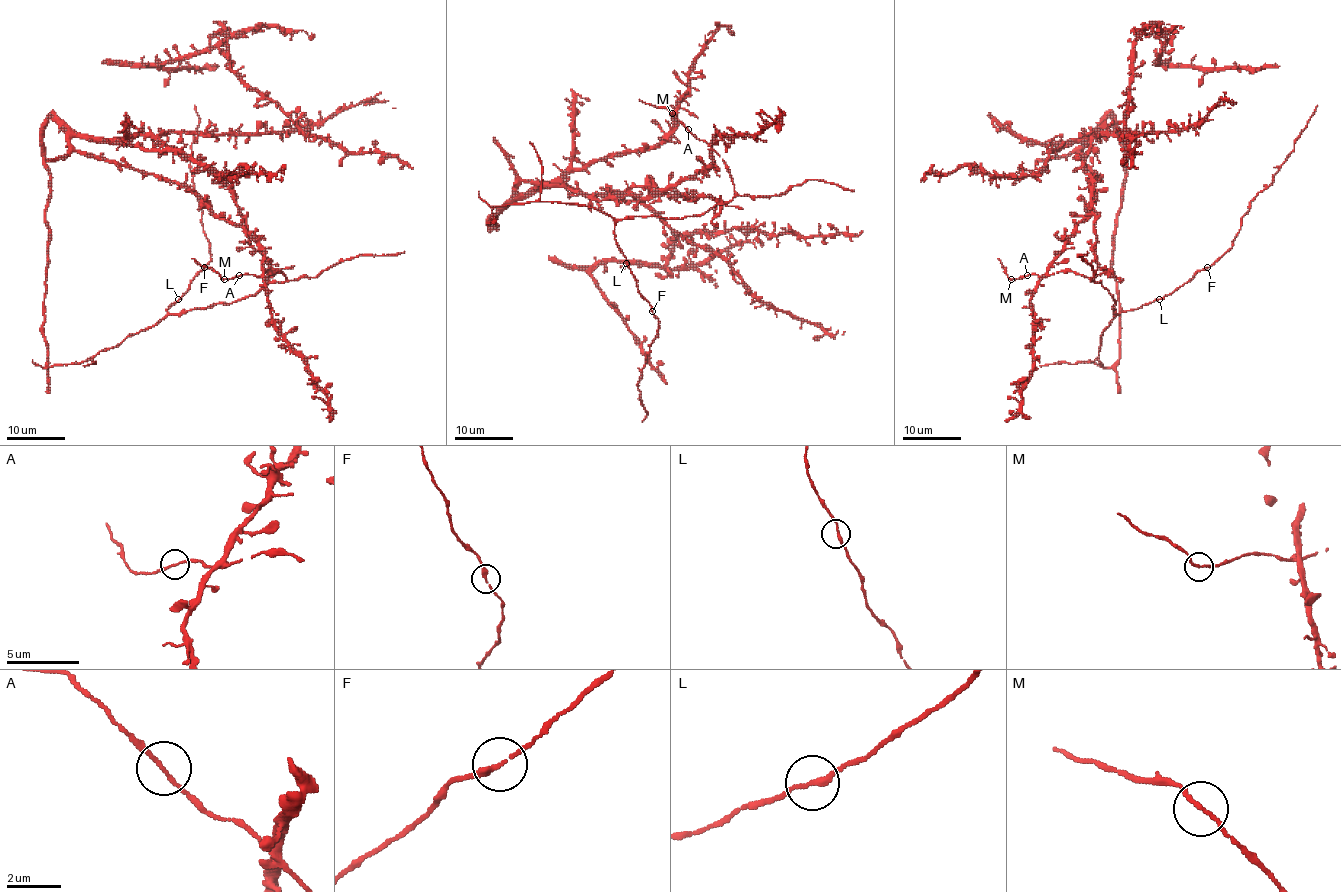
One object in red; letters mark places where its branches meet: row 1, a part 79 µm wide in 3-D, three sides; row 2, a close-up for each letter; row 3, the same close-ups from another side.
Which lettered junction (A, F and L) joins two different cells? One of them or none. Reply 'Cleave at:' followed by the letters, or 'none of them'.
Cleave at: none of them

